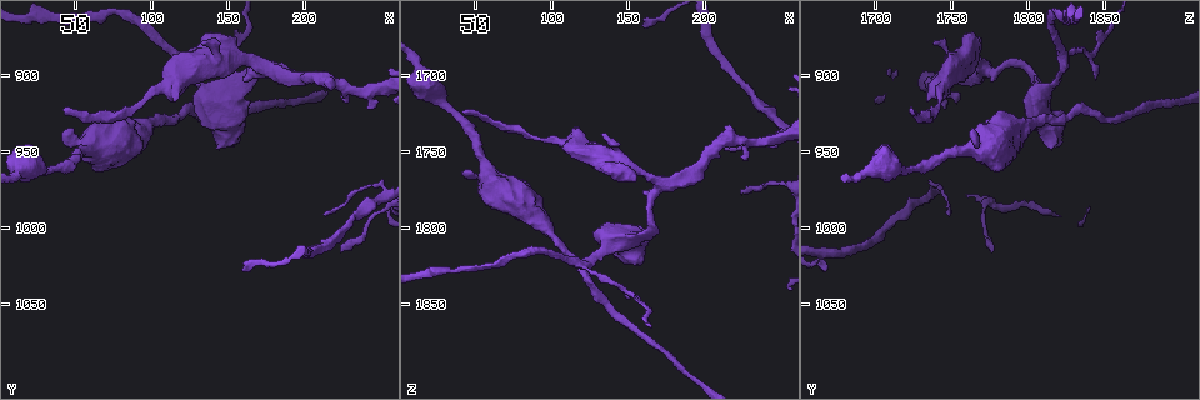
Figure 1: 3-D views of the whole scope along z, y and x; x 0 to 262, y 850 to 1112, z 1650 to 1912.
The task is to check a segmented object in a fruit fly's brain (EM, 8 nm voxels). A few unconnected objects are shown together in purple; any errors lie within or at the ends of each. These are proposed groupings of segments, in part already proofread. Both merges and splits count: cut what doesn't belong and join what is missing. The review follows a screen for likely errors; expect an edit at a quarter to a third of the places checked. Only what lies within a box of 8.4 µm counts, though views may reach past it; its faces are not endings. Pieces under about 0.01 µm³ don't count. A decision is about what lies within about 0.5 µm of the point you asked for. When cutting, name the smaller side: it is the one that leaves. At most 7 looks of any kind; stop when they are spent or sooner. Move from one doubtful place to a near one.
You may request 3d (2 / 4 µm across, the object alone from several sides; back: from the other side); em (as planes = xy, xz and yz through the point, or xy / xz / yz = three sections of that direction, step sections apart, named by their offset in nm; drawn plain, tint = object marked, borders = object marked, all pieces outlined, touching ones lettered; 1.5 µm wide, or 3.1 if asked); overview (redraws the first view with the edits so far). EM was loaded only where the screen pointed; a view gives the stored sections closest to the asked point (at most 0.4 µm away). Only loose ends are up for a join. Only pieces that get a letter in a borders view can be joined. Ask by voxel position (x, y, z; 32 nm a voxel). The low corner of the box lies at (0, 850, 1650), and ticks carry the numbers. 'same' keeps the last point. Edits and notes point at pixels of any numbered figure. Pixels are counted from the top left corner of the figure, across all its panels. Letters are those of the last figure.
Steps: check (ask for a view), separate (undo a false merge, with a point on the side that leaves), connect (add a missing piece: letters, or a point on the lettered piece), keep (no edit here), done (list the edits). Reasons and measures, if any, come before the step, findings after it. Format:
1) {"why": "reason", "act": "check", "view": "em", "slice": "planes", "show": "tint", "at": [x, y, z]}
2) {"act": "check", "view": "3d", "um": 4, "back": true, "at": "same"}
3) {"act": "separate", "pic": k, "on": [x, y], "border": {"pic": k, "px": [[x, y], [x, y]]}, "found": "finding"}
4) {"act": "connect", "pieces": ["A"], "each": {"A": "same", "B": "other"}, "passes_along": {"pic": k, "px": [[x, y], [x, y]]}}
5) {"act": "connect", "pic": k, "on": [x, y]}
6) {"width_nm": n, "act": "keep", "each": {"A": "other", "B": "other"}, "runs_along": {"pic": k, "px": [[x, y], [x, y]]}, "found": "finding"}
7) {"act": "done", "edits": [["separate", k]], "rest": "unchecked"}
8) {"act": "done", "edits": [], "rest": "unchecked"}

{"why": "branch stops here", "act": "check", "view": "3d", "um": 2, "at": [134, 874, 1760]}

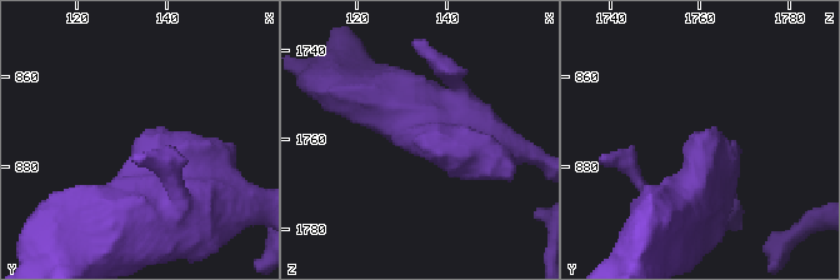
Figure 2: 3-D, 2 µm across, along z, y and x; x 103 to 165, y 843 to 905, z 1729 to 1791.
{"why": "need the tissue", "act": "check", "view": "em", "slice": "planes", "show": "plain", "at": [136, 872, 1760]}

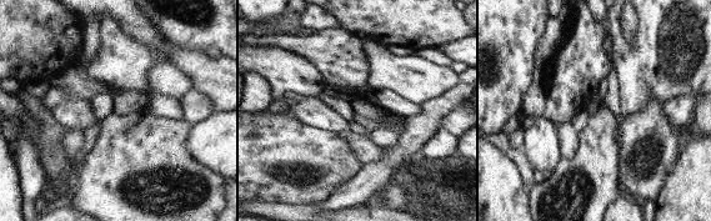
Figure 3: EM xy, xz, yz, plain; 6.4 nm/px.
{"why": "what lies round it", "act": "check", "view": "em", "slice": "planes", "show": "borders", "at": "same"}

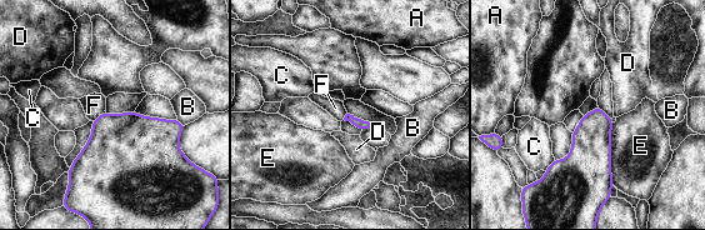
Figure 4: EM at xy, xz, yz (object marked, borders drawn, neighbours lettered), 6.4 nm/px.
{"act": "keep", "each": {"A": "other", "B": "other", "C": "other", "D": "other", "E": "other", "F": "other"}, "border": {"pic": 4, "px": [[105, 111], [93, 121]]}, "found": "none of them fits"}

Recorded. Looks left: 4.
{"act": "check", "view": "3d", "um": 4, "back": true, "at": [92, 936, 1796]}

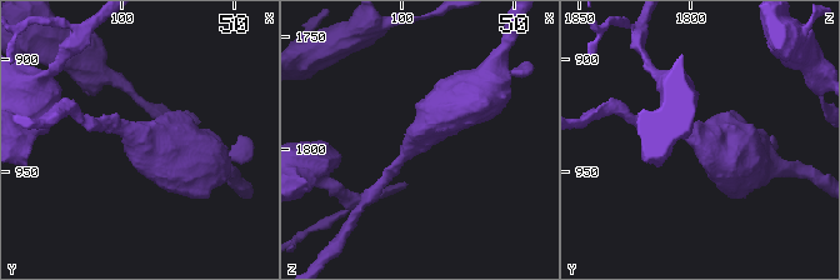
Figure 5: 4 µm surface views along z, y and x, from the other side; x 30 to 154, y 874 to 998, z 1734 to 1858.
{"act": "check", "view": "em", "slice": "planes", "show": "plain", "at": [92, 936, 1797]}

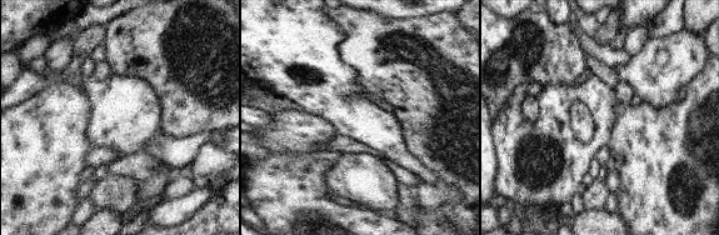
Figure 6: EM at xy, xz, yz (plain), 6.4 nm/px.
{"act": "check", "view": "em", "slice": "planes", "show": "borders", "at": "same"}

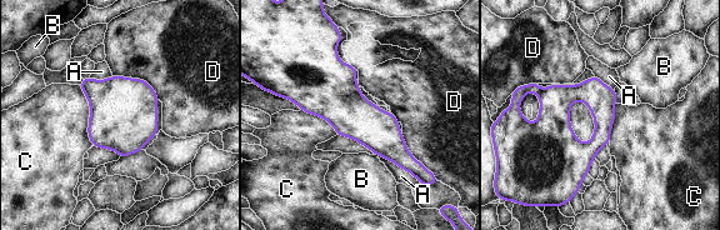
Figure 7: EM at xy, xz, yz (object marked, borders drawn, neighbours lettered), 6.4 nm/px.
{"act": "keep", "each": {"A": "other", "B": "other", "C": "other", "D": "other"}, "found": "one neuron here"}

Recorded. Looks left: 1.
{"act": "done", "edits": [], "rest": "unchecked"}

